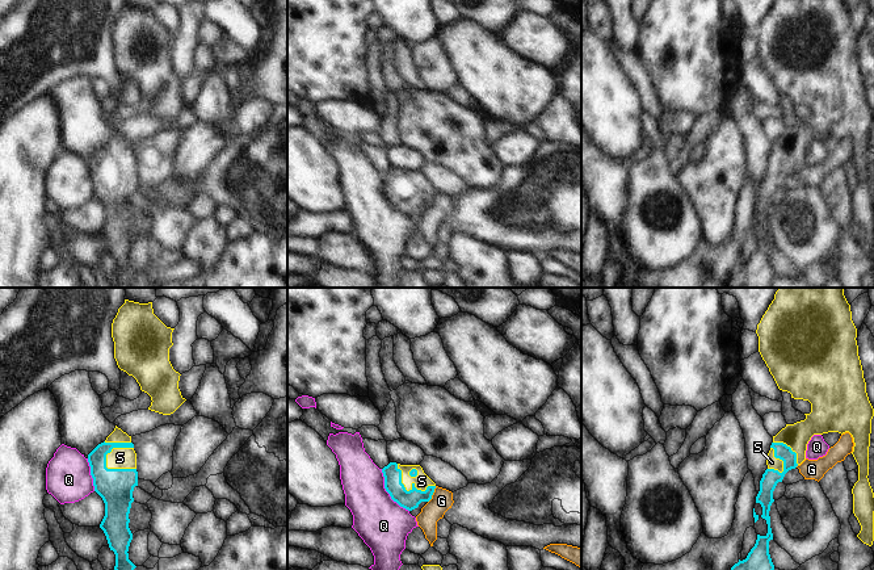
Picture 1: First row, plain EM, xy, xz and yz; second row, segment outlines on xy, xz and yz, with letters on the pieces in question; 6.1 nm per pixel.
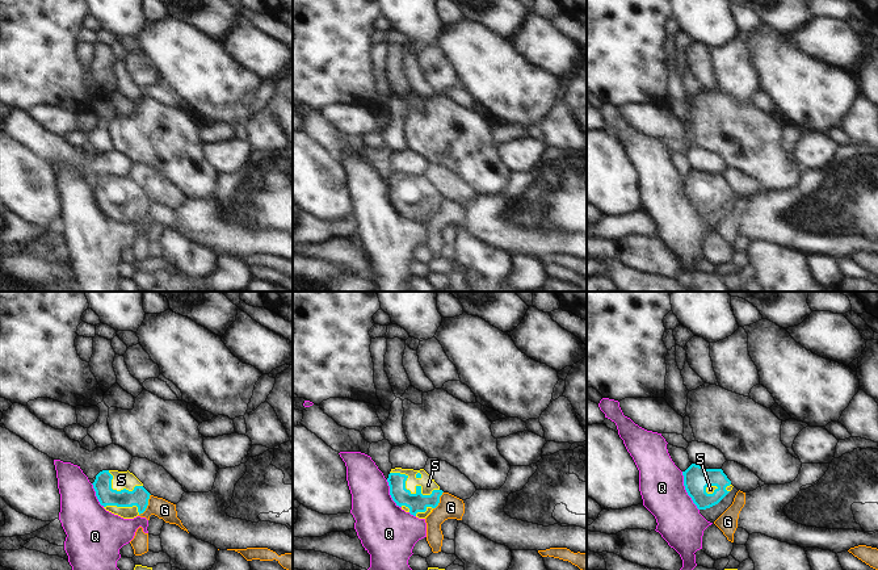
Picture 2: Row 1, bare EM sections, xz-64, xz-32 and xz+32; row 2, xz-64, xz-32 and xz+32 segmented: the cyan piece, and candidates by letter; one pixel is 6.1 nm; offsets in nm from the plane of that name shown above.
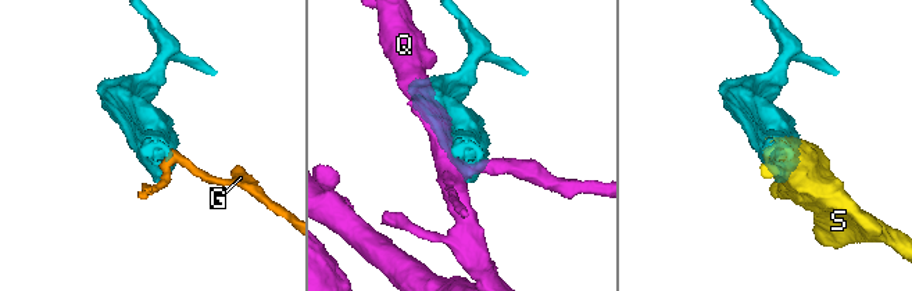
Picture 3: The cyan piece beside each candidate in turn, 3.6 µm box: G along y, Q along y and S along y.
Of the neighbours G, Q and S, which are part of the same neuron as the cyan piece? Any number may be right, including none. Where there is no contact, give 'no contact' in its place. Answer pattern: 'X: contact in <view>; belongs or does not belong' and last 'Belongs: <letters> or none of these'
G: contact in xz; does not belong
Q: contact in xz; does not belong
S: contact in xy; belongs
Belongs: S

